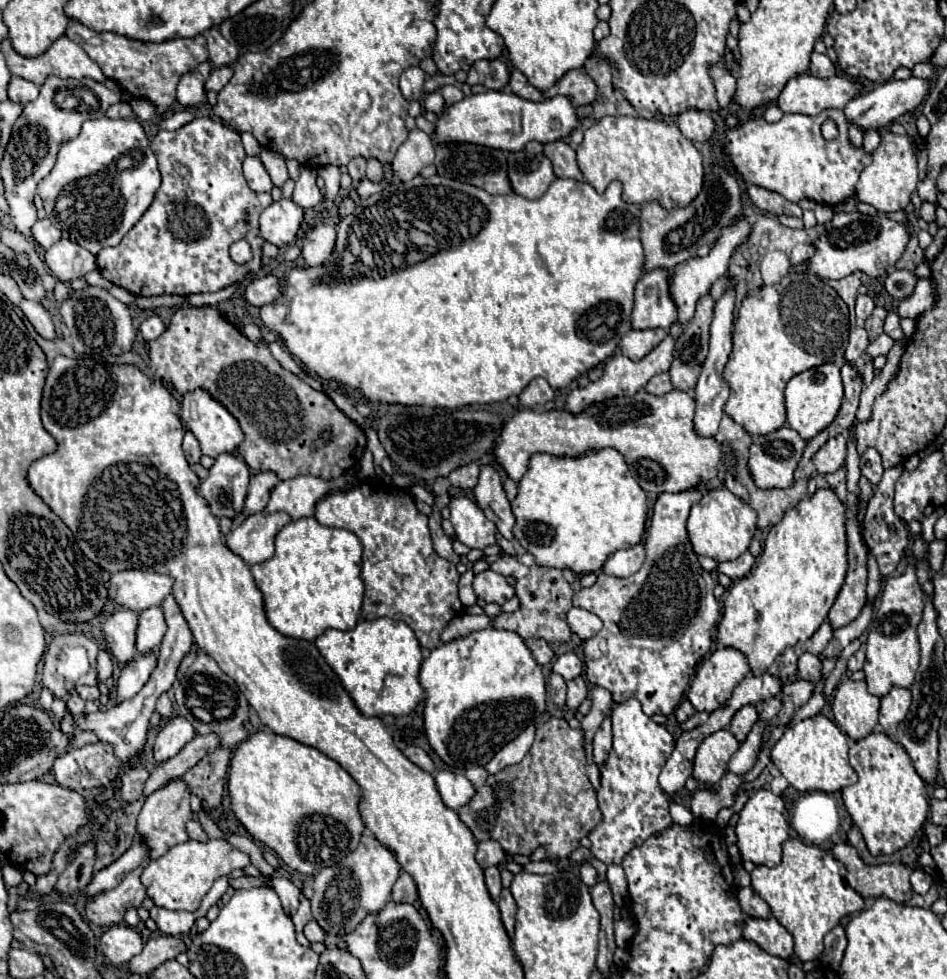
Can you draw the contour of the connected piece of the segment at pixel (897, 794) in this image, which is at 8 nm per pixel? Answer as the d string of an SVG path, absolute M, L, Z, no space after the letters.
M873 732L849 748L849 762L859 780L843 788L843 804L861 830L873 856L893 854L905 848L923 828L929 816L927 784L915 772L907 752L885 732Z

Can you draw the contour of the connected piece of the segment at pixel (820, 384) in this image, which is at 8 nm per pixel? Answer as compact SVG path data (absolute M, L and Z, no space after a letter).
M821 364L817 368L793 376L785 388L785 400L787 400L787 424L803 440L811 440L823 428L827 428L835 420L835 414L839 412L843 400L843 384L839 368L835 364Z

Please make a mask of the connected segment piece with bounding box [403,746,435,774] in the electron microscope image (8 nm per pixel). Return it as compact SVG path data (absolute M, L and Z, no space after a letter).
M407 746L405 748L405 752L403 752L413 764L417 764L419 768L423 768L425 772L433 772L435 770L435 764L433 764L433 760L429 758L429 754L425 752L425 750L421 750L419 746Z

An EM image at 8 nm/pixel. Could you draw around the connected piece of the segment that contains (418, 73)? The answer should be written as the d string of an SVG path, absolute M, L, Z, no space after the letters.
M419 66L407 68L399 78L399 86L401 86L403 96L409 102L411 100L421 100L423 98L423 82L425 82L425 72Z

